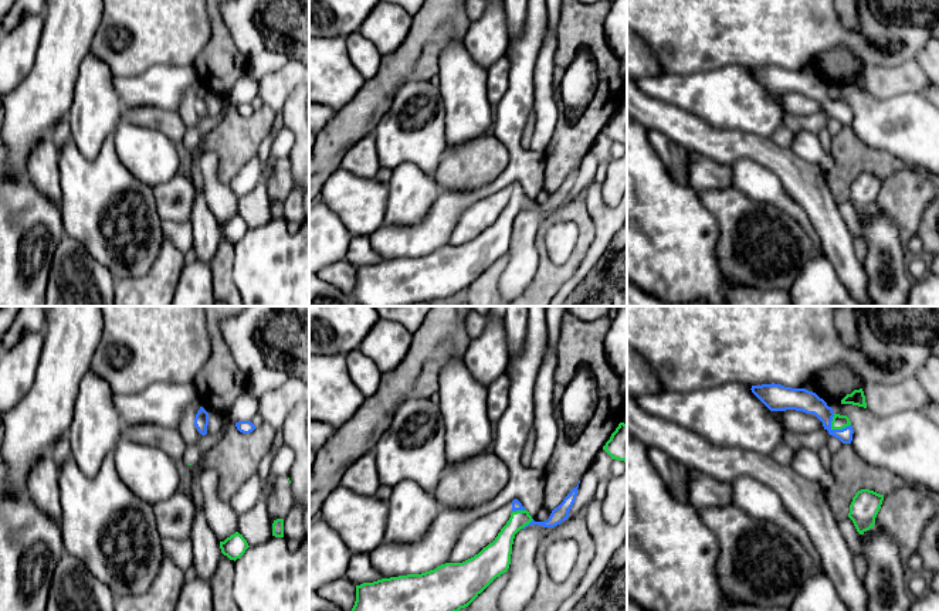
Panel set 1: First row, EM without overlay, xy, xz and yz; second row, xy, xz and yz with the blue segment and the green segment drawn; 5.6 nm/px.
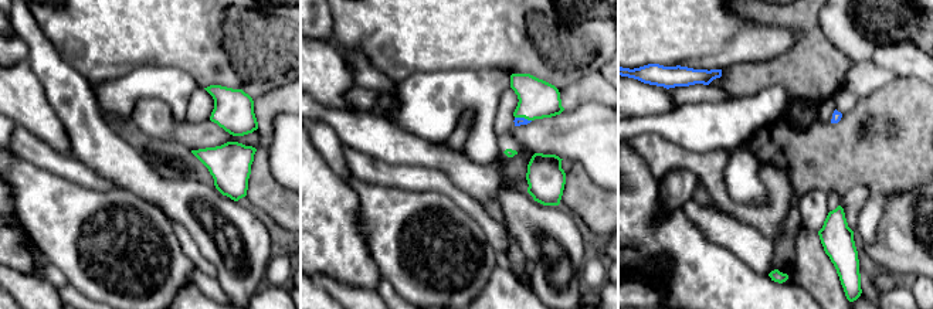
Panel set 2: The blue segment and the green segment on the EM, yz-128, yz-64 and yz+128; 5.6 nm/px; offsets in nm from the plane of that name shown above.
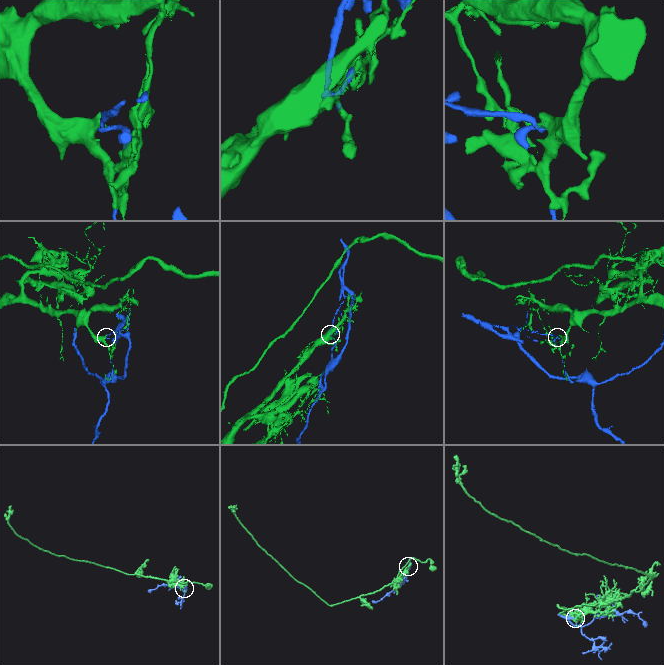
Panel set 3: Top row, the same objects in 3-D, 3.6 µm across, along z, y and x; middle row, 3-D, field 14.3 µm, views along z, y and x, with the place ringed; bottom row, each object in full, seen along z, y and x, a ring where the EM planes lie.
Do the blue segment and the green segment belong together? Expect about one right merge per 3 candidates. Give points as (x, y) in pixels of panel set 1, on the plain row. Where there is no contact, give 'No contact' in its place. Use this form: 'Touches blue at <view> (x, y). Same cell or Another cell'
Touches blue at yz (840, 112). Another cell

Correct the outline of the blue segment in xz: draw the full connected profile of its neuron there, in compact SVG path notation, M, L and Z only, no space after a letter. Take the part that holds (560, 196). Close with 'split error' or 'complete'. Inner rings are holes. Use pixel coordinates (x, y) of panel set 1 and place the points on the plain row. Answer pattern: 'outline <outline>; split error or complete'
outline M579 166L576 170L573 170L570 173L570 176L563 181L563 184L552 193L548 203L545 203L545 204L532 203L528 208L538 207L538 208L543 208L543 210L555 210L555 208L560 207L562 204L565 204L569 200L569 194L576 183L577 170L579 170Z; complete

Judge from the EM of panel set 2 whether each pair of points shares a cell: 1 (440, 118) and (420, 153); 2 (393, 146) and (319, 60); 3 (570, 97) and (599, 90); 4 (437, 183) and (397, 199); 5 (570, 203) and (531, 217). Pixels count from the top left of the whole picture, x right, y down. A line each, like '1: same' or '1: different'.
1: different
2: different
3: same
4: different
5: different

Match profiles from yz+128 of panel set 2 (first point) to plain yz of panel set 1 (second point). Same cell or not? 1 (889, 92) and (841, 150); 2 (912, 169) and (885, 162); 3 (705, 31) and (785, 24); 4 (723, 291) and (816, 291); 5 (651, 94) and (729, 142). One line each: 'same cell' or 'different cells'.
1: same cell
2: same cell
3: same cell
4: different cells
5: different cells

